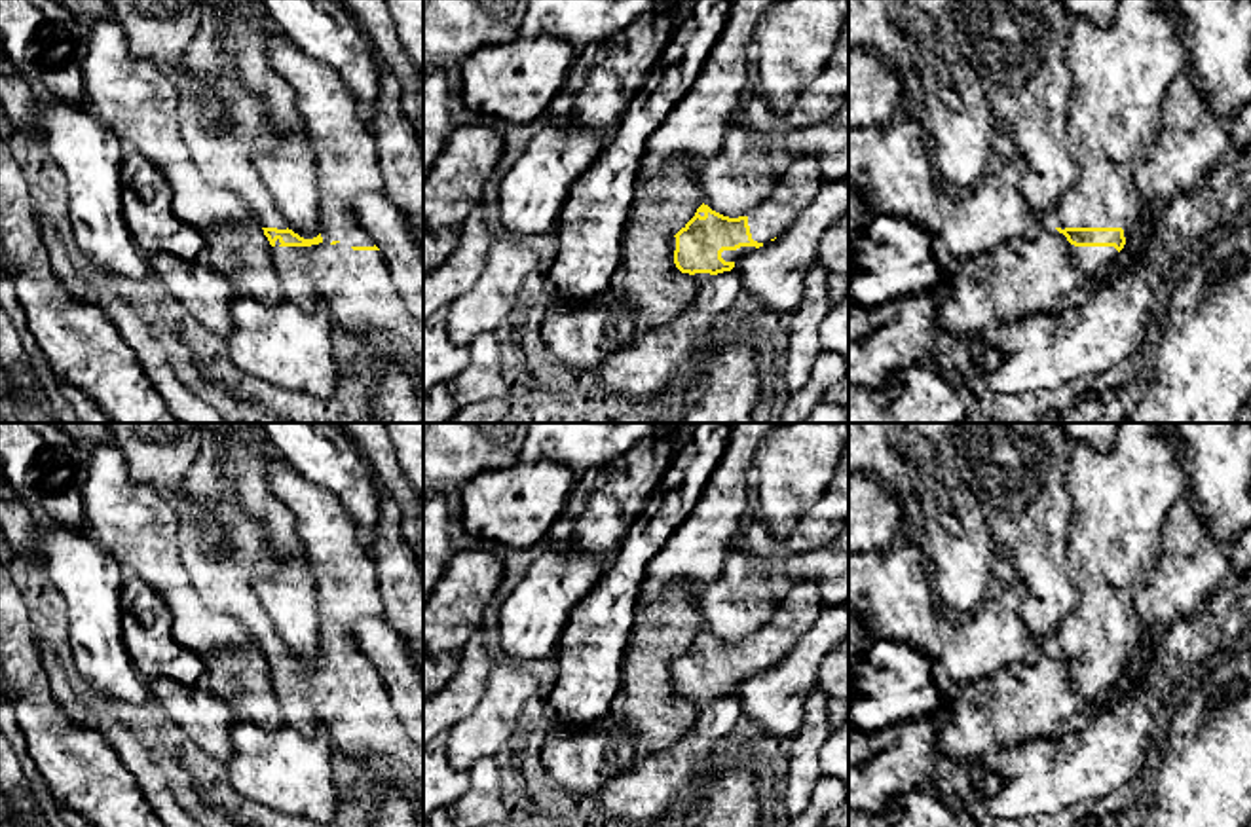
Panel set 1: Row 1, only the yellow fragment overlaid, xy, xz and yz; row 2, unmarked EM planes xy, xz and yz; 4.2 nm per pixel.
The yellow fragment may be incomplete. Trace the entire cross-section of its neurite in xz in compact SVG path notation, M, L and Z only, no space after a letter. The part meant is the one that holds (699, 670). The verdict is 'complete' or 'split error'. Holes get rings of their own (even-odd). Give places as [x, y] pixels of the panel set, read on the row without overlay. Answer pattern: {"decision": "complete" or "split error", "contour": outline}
{"decision": "split error", "contour": "M799 580L782 594L775 615L746 641L729 643L702 628L670 662L676 692L699 708L731 696L748 675L782 660L816 622L822 605L818 586Z"}

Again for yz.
{"decision": "split error", "contour": "M1118 423L1114 446L1107 451L1095 451L1088 442L1073 444L1067 487L1074 514L1067 573L1078 592L1078 605L1059 626L1054 652L1071 668L1073 694L1082 700L1099 702L1141 643L1135 596L1150 580L1169 510L1188 487L1177 459L1179 448L1173 427L1162 432L1158 423Z"}

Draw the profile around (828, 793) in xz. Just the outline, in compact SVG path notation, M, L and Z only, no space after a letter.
M822 776L811 795L809 806L794 816L788 827L822 827L828 812L835 810L849 797L845 783L833 776Z

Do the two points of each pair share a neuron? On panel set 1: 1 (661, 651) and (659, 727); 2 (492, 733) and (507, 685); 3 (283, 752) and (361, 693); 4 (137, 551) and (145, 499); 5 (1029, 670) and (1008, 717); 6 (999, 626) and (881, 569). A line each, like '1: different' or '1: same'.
1: same
2: same
3: different
4: same
5: same
6: same

